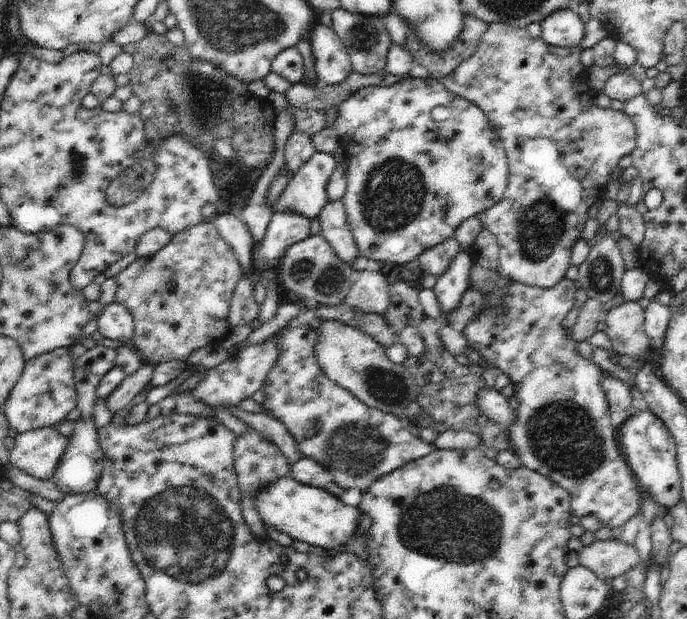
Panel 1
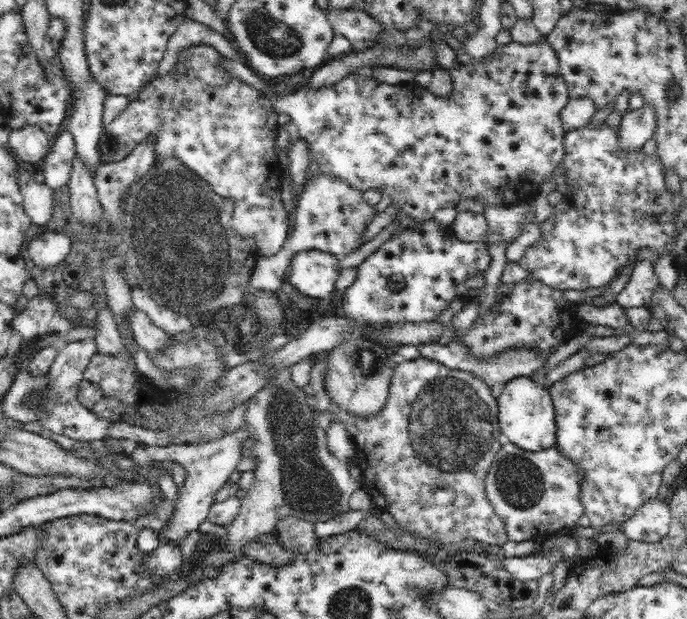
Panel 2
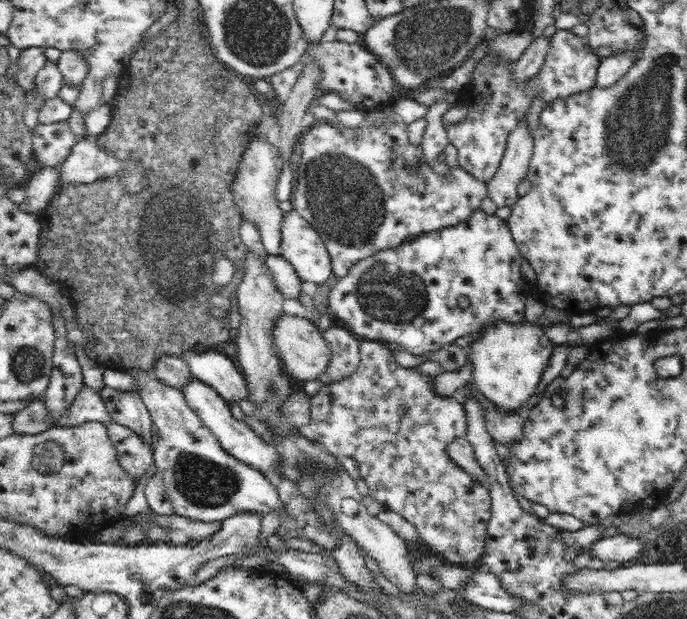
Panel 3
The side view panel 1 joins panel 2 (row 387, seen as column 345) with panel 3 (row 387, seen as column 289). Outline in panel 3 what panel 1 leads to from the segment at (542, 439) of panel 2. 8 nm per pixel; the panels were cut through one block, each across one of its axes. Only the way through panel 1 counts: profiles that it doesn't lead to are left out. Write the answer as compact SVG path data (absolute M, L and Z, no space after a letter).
M498 320L494 324L484 326L480 338L474 340L468 348L468 360L474 370L474 384L484 398L498 406L502 412L522 414L522 406L536 396L536 388L542 380L542 374L550 362L556 344L552 344L544 336L544 328L540 324L510 324L508 320Z

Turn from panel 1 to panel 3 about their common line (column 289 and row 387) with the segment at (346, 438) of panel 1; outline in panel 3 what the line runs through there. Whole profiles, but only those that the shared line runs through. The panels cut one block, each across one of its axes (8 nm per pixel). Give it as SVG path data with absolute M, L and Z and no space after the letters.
M360 340L360 364L356 368L356 372L352 372L348 378L338 380L338 382L330 382L326 386L326 390L318 392L316 396L312 396L312 420L310 420L310 430L314 432L314 440L320 442L326 450L332 452L332 456L338 458L348 458L352 456L358 464L360 464L360 478L364 478L370 486L370 496L376 498L378 504L382 504L386 510L392 510L396 514L400 514L402 518L406 518L410 524L416 526L418 534L422 536L422 544L426 550L430 550L434 556L442 558L446 564L474 564L478 562L484 552L486 552L486 530L488 530L488 520L492 516L492 496L490 492L480 486L478 482L474 482L464 468L460 468L448 454L446 448L456 440L456 438L464 438L468 432L468 416L466 416L466 406L460 404L454 396L442 396L434 390L436 386L436 376L430 376L426 372L420 372L418 366L410 366L410 368L402 368L396 358L394 352L388 350L386 342L370 342L370 340Z

